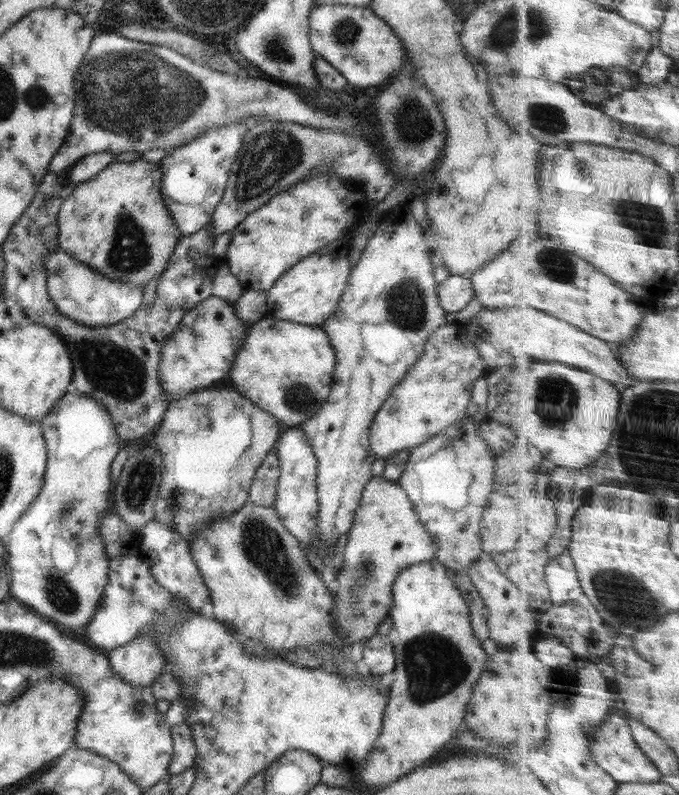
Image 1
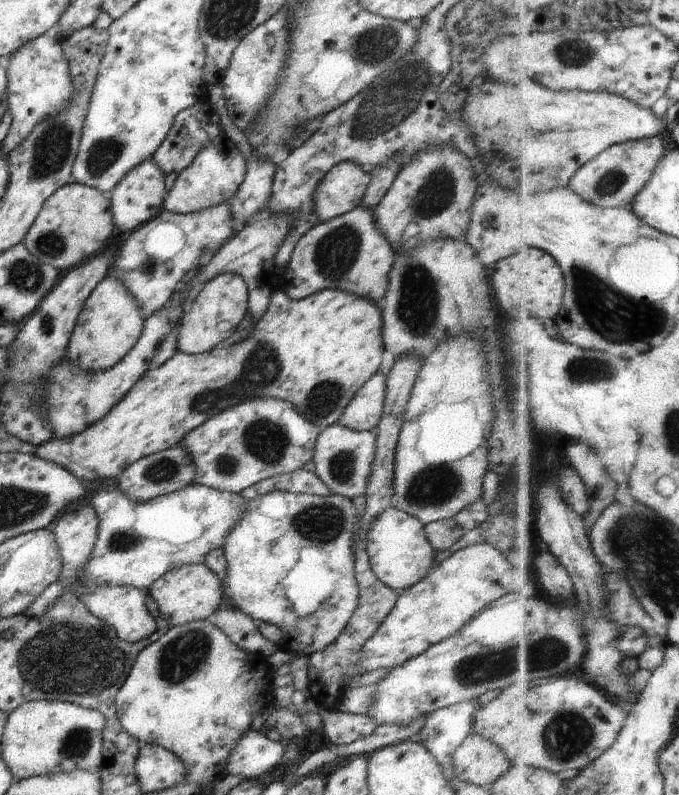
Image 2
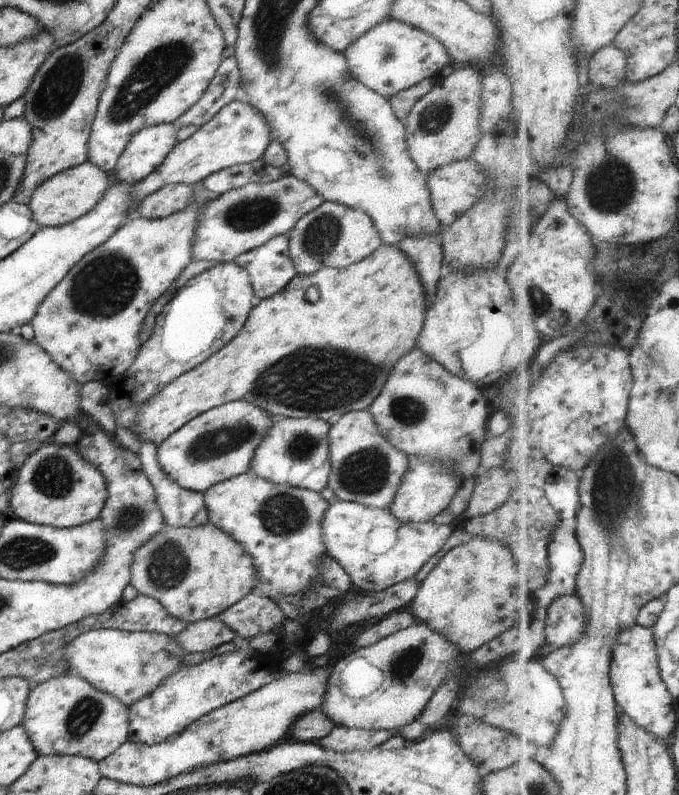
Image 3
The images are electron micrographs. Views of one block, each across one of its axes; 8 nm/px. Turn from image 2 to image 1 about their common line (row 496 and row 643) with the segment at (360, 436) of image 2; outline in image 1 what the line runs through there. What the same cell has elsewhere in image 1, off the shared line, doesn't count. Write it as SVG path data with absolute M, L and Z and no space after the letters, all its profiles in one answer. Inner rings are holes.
M383 475L372 477L364 487L358 509L355 513L353 526L348 533L348 544L344 552L344 562L337 573L338 591L333 592L335 598L334 624L336 624L337 637L343 642L344 647L351 648L359 640L367 640L378 634L380 625L388 618L393 605L392 585L396 580L396 575L403 569L418 564L434 560L436 546L434 546L433 536L423 528L418 520L414 505L402 490L397 482L390 482Z

